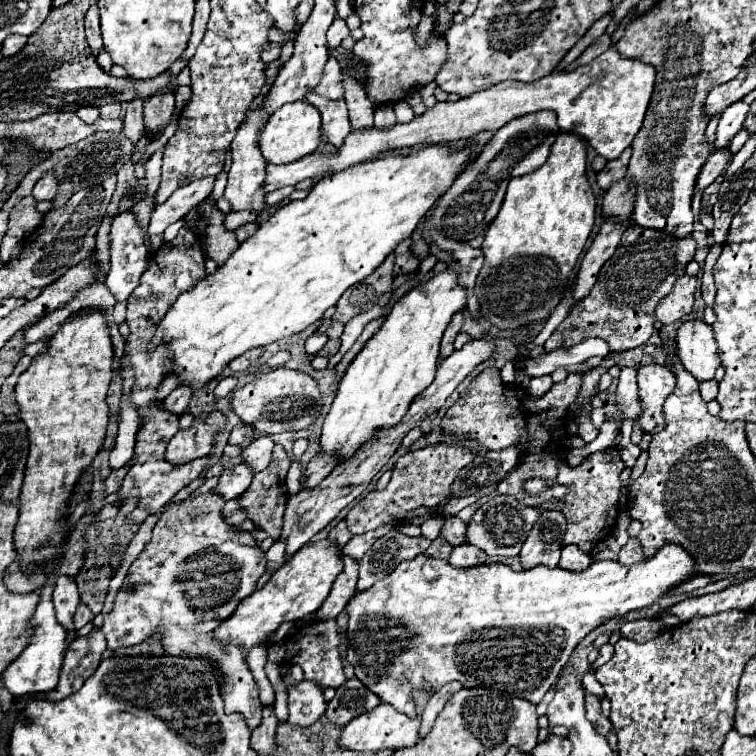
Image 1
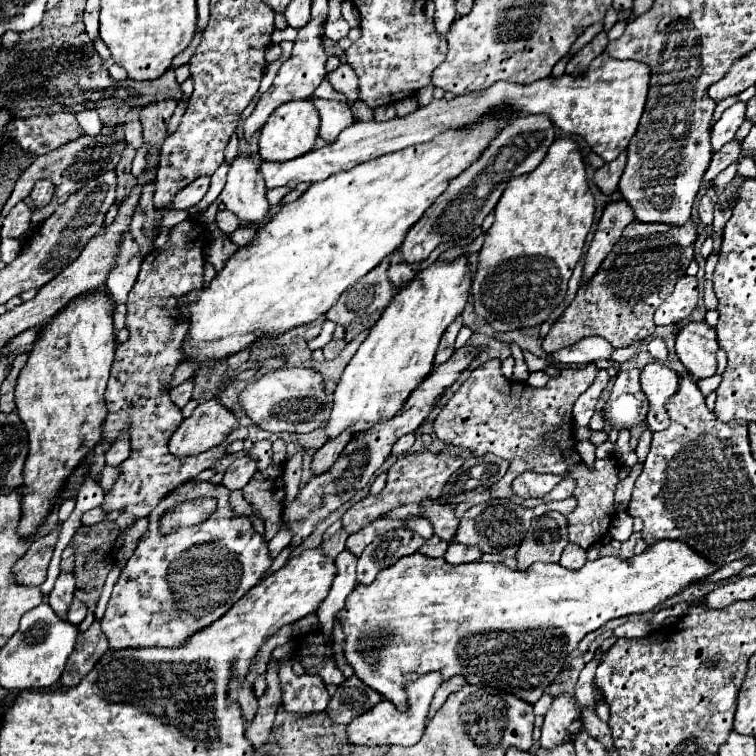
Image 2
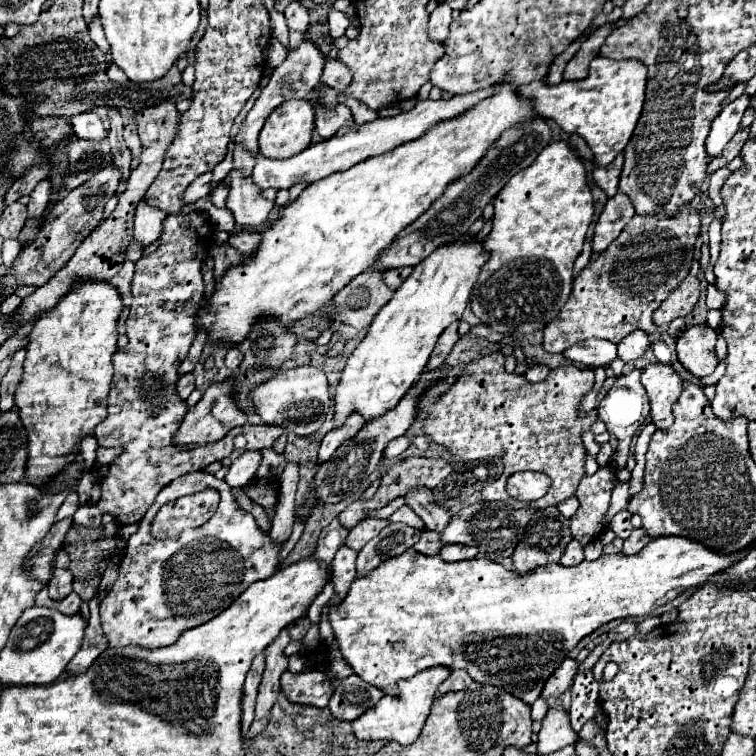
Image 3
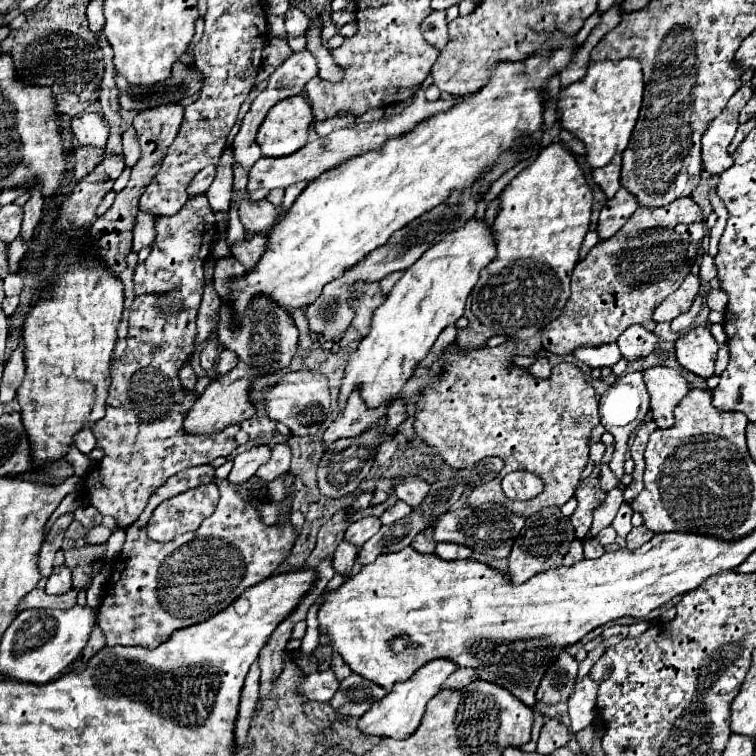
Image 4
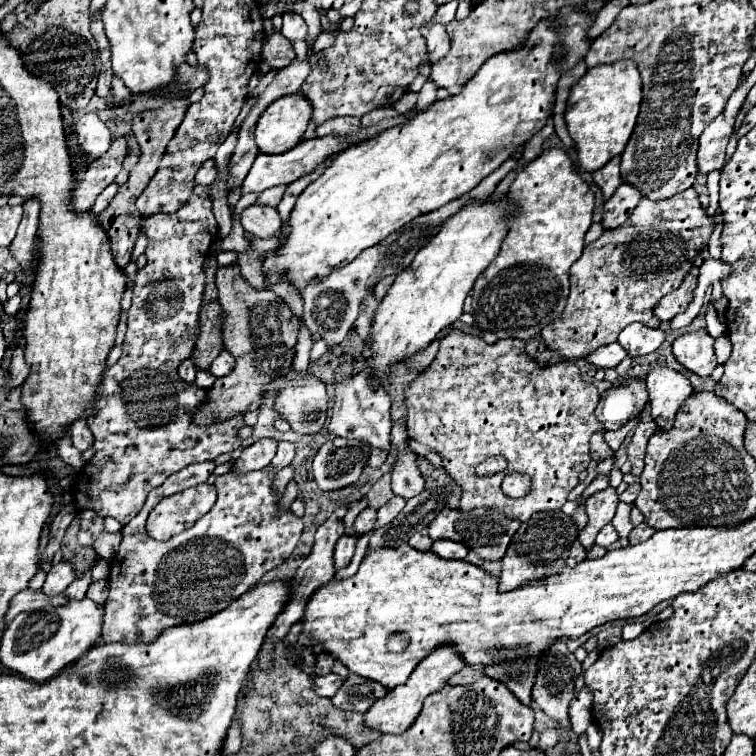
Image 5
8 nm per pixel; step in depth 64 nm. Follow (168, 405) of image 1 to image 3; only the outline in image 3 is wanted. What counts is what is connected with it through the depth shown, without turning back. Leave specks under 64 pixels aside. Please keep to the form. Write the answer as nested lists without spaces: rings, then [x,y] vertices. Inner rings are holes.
[[[192,372],[182,374],[176,386],[178,386],[178,394],[180,394],[180,398],[182,398],[182,400],[186,400],[186,398],[190,396],[190,392],[194,390],[194,374],[192,374]]]

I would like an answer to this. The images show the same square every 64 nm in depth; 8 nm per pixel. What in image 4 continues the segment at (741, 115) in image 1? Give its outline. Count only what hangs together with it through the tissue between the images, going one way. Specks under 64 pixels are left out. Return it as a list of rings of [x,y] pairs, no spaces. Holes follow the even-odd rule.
[[[752,82],[742,84],[736,94],[728,100],[724,112],[716,116],[702,136],[702,164],[708,174],[720,174],[732,164],[732,157],[728,154],[728,144],[734,138],[738,128],[738,114],[752,96]]]

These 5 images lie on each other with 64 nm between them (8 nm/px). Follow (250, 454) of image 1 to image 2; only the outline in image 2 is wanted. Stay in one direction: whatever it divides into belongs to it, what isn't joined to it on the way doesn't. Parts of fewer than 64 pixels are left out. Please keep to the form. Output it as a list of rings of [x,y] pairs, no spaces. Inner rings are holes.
[[[258,442],[258,444],[254,444],[254,448],[250,450],[250,454],[252,454],[254,458],[258,458],[258,472],[260,472],[260,470],[266,470],[268,464],[272,462],[272,448],[268,446],[268,442]]]

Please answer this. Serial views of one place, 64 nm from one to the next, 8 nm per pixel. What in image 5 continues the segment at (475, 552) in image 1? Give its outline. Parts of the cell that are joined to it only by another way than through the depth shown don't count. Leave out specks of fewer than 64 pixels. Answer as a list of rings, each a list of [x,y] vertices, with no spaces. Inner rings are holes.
[[[436,540],[432,544],[432,552],[448,560],[464,560],[468,554],[468,548],[464,544],[456,544],[454,540]]]

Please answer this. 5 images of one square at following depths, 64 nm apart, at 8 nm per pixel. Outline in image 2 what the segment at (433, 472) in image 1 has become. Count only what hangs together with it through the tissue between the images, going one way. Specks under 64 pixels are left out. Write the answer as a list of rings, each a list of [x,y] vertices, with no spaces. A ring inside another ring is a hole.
[[[416,452],[416,454],[404,454],[396,460],[396,464],[388,470],[388,480],[386,486],[380,494],[376,496],[366,496],[360,502],[356,502],[352,508],[346,510],[342,516],[342,528],[352,534],[370,524],[372,520],[380,518],[384,512],[408,504],[408,502],[420,502],[424,498],[438,498],[442,486],[448,482],[452,472],[456,472],[462,466],[462,460],[450,454],[428,454],[428,452]]]

